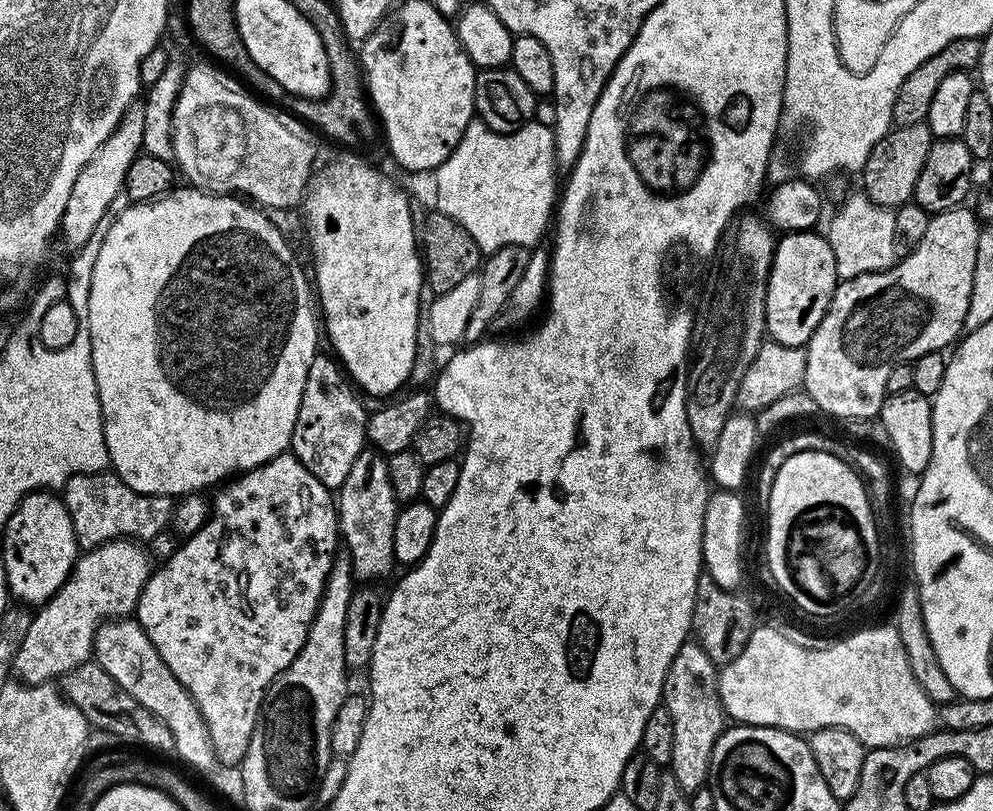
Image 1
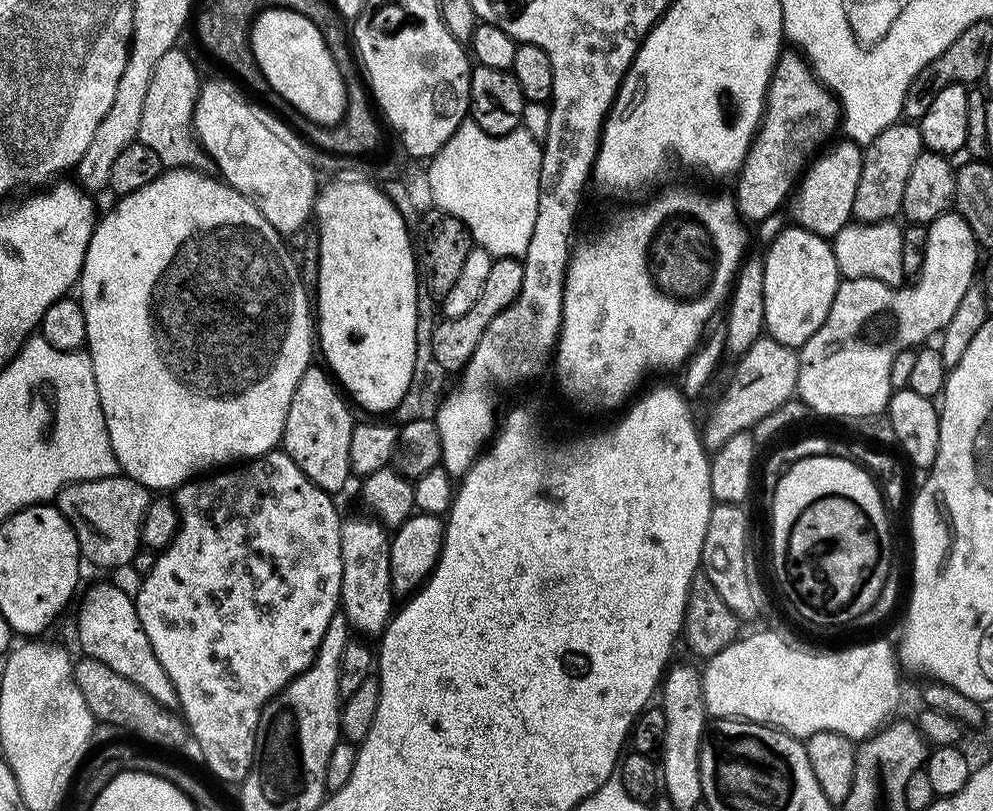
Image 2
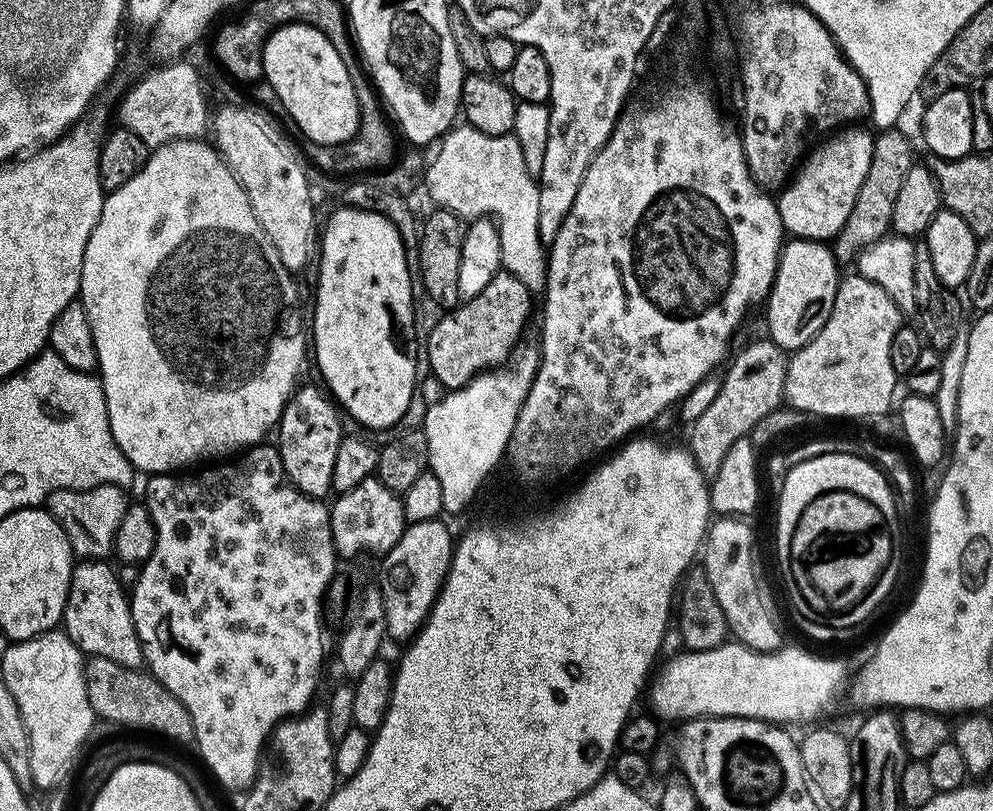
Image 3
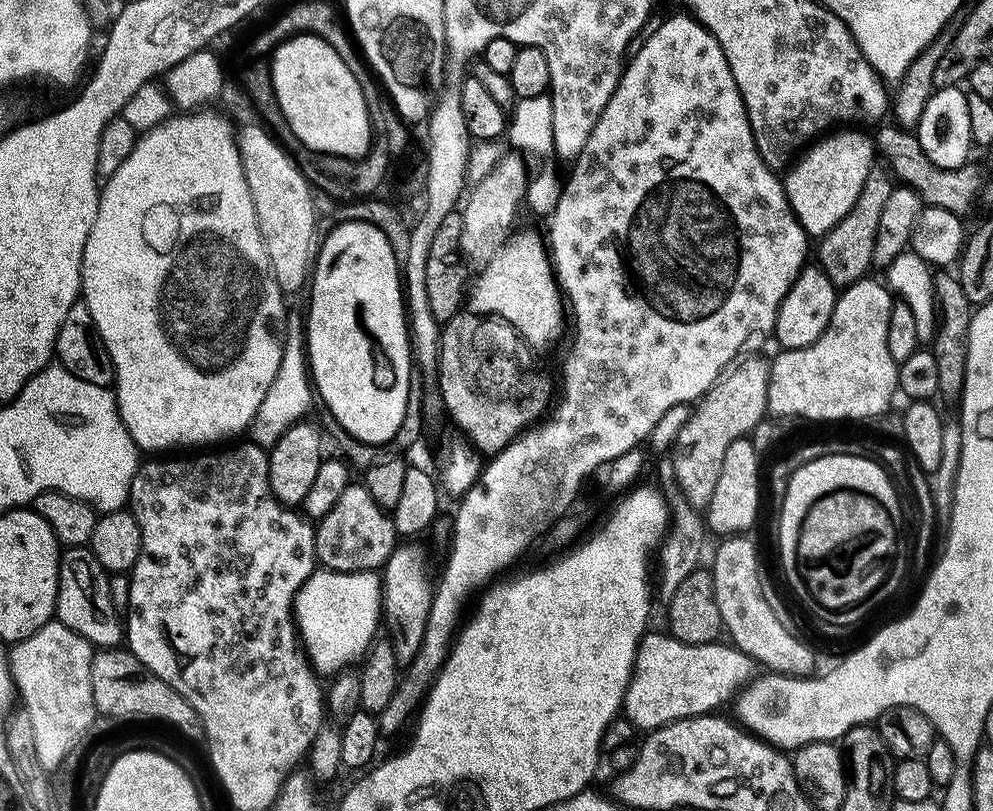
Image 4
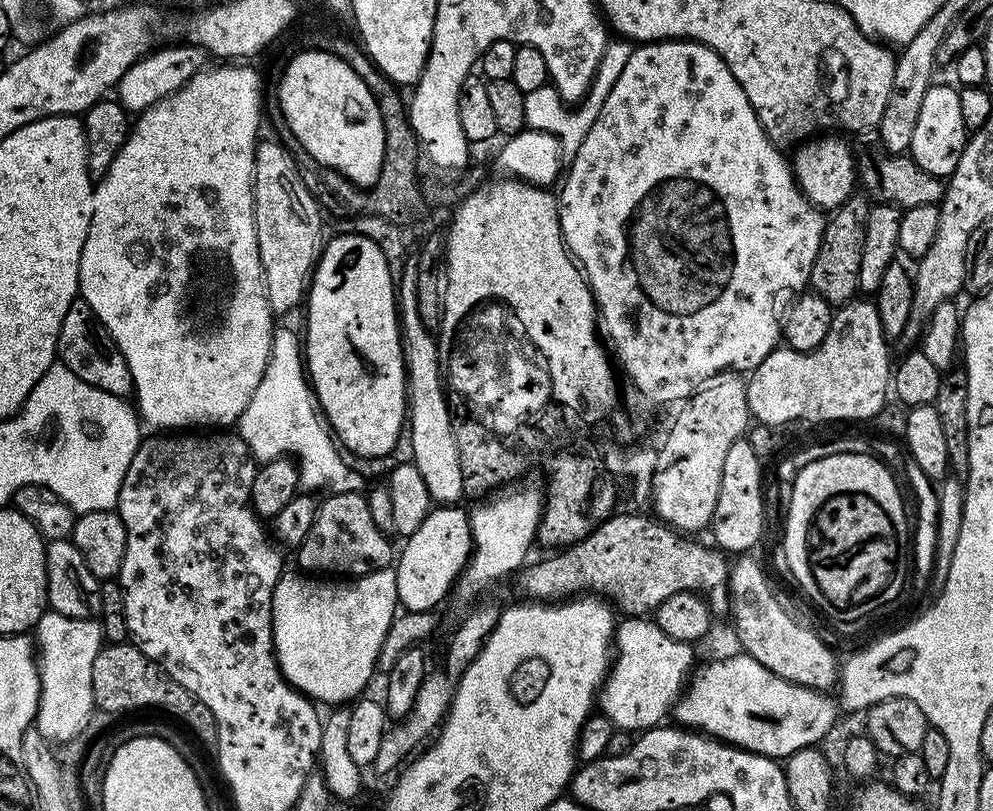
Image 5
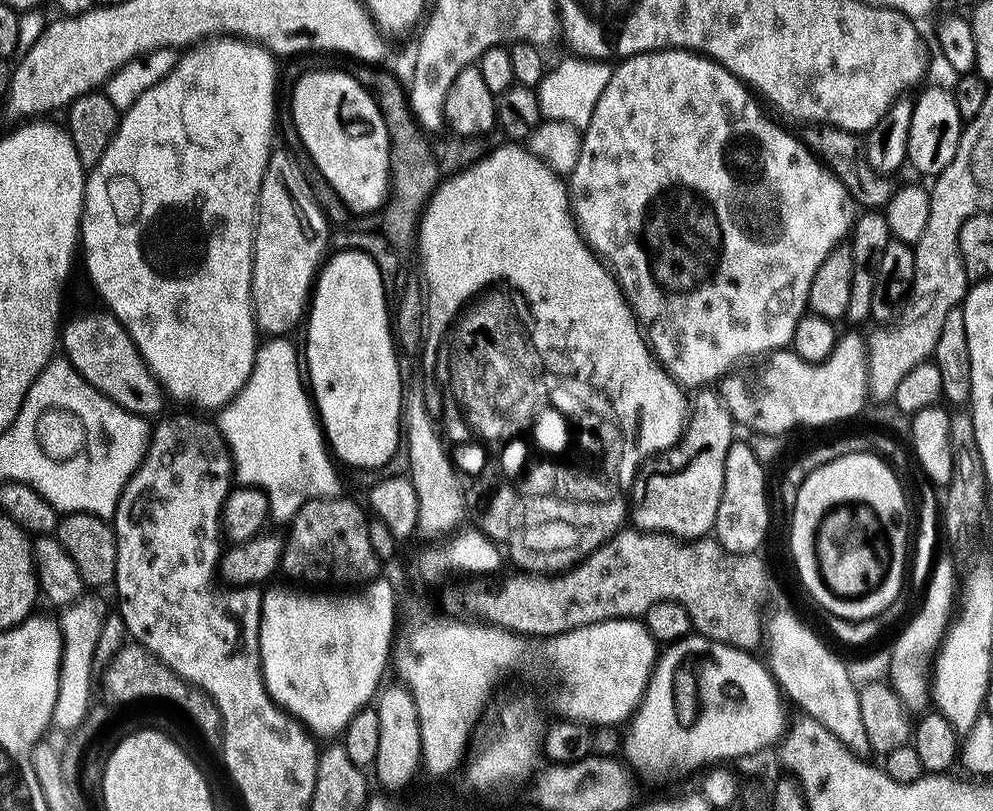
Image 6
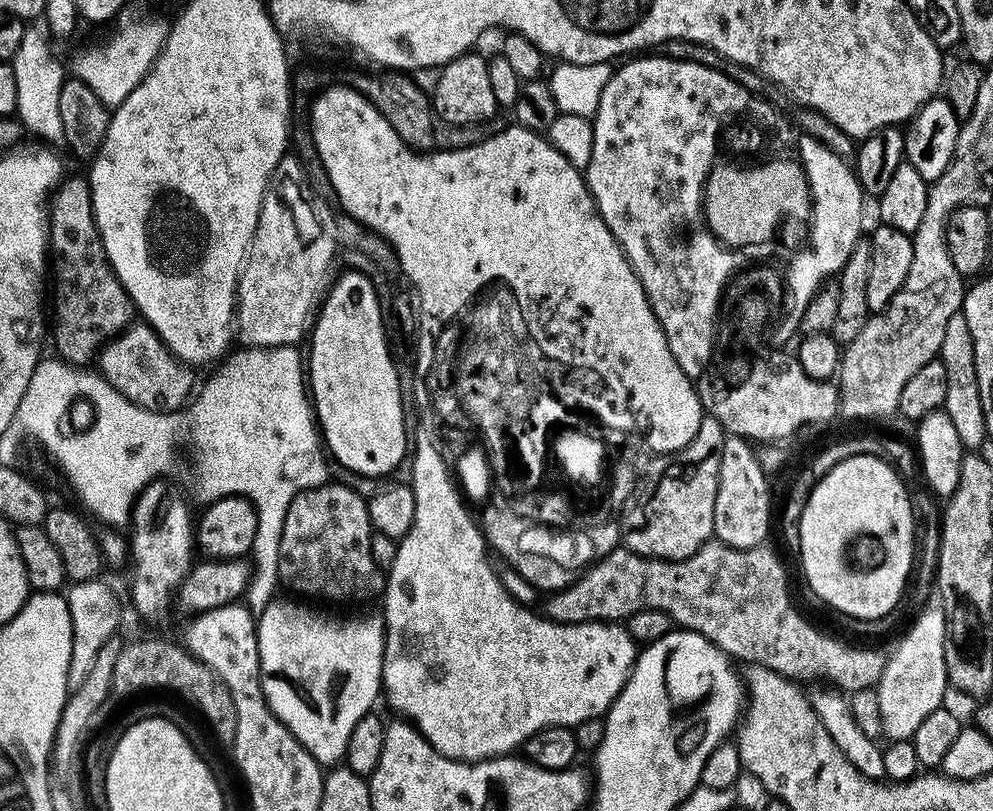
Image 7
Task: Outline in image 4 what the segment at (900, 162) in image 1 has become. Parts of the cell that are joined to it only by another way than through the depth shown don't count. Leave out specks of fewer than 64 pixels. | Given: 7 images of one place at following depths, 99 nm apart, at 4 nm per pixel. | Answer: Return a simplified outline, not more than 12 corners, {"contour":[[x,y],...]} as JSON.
{"contour":[[873,163],[850,212],[819,237],[838,290],[869,275],[894,177]]}

